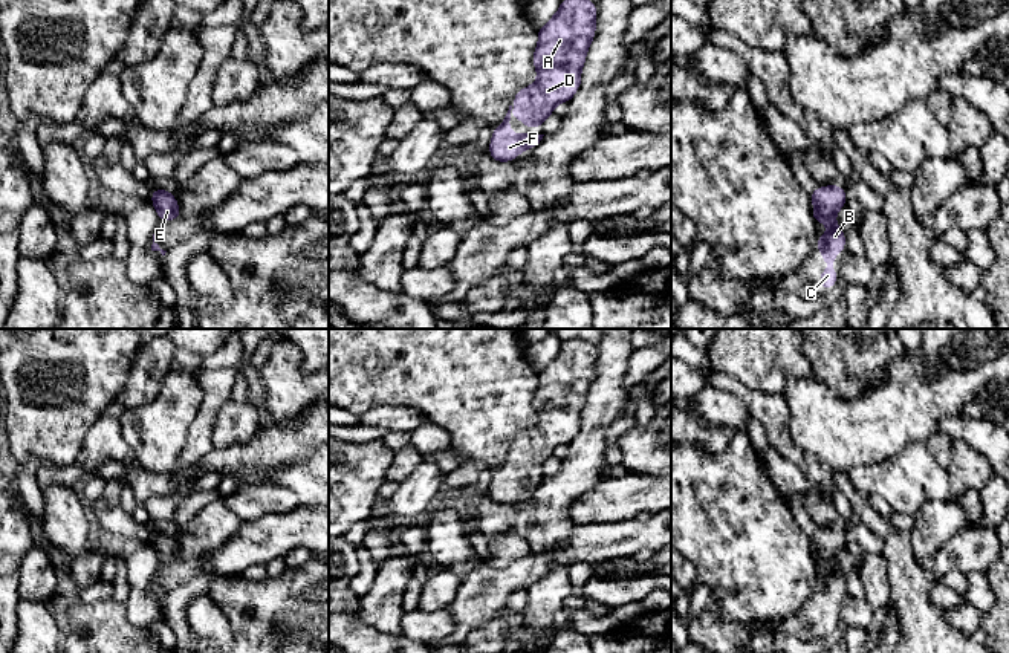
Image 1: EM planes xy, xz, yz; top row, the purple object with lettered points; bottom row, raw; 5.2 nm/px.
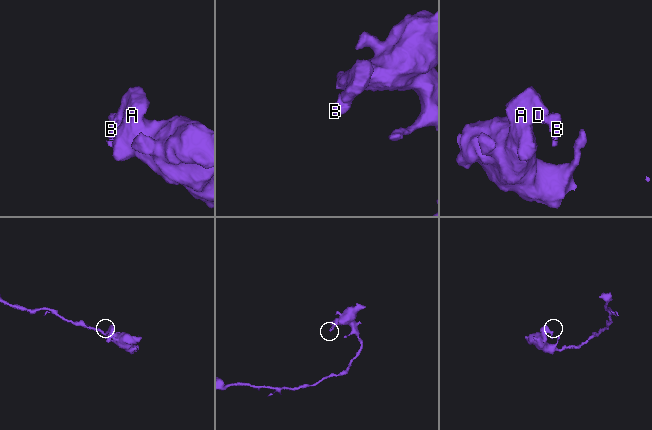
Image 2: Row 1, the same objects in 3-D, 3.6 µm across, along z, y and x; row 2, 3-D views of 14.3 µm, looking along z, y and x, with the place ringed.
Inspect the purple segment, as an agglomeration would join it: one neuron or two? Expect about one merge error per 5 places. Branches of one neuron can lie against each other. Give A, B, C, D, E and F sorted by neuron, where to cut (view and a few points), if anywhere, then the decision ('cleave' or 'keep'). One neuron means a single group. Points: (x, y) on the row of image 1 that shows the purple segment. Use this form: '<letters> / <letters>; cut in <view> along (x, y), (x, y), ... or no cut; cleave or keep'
A B C D E F; no cut; keep

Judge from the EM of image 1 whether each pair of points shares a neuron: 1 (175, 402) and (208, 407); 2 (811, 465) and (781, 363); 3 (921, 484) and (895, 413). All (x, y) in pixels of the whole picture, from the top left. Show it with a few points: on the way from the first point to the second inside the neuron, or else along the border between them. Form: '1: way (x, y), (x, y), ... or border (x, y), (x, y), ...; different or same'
1: border (197, 376), (202, 404), (188, 428), (187, 439); different
2: border (746, 386), (781, 395); different
3: border (925, 442), (908, 442), (892, 456), (875, 462); different

